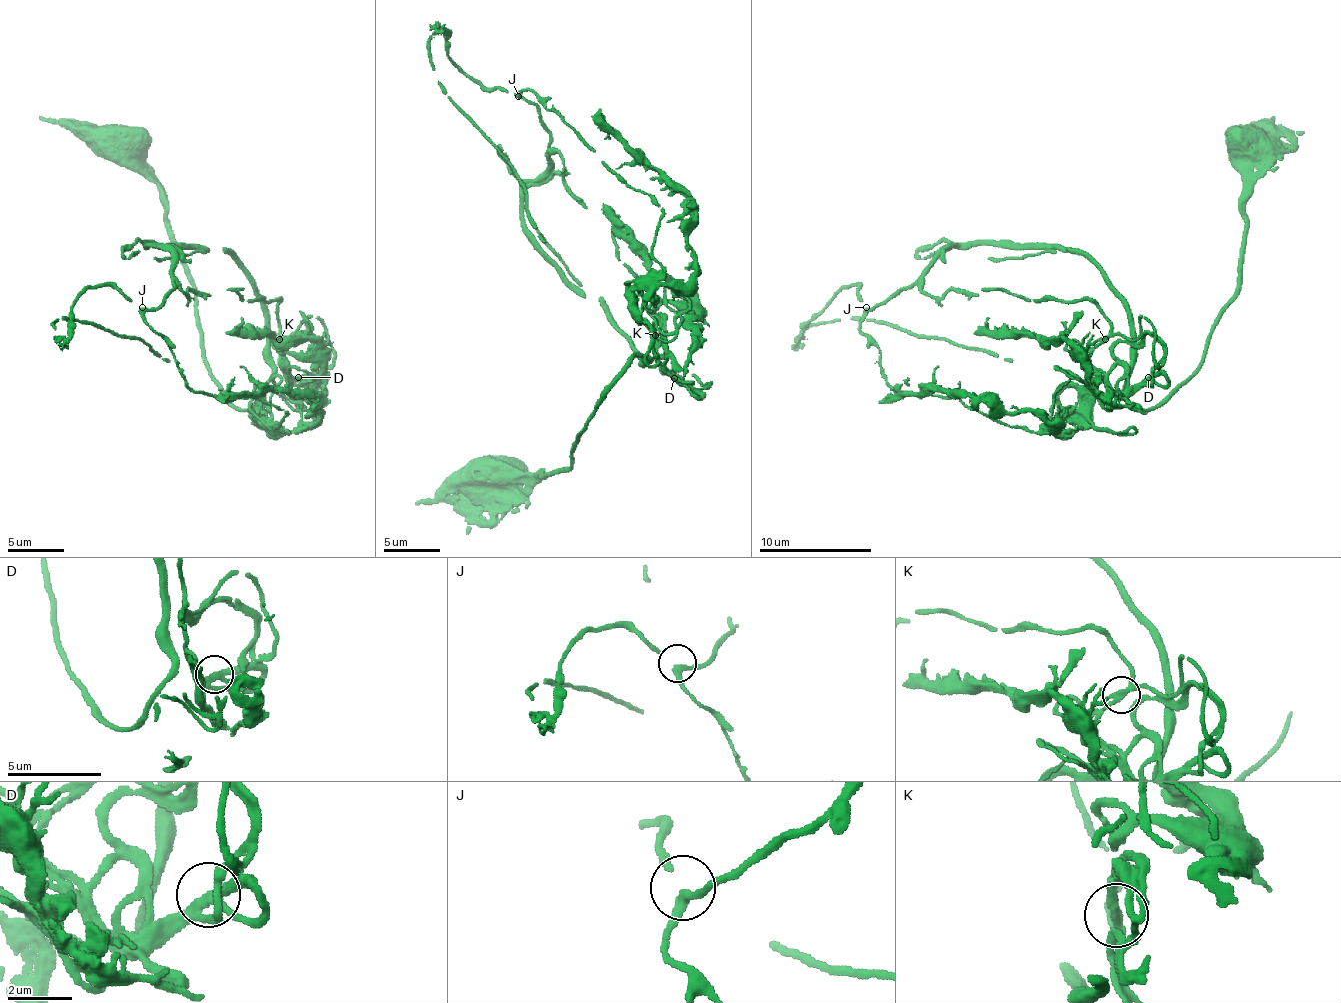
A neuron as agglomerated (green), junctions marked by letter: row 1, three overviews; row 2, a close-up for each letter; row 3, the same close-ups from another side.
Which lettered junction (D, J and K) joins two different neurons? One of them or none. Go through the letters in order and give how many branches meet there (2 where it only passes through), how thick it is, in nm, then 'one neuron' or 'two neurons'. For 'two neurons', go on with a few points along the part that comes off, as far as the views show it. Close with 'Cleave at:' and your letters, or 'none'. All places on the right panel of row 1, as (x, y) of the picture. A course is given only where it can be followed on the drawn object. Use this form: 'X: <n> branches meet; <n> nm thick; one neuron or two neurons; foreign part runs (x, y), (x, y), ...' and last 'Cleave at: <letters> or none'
D: 3 branches meet; 240 nm thick; one neuron
J: 3 branches meet; 200 nm thick; one neuron
K: 3 branches meet; 240 nm thick; one neuron
Cleave at: none

